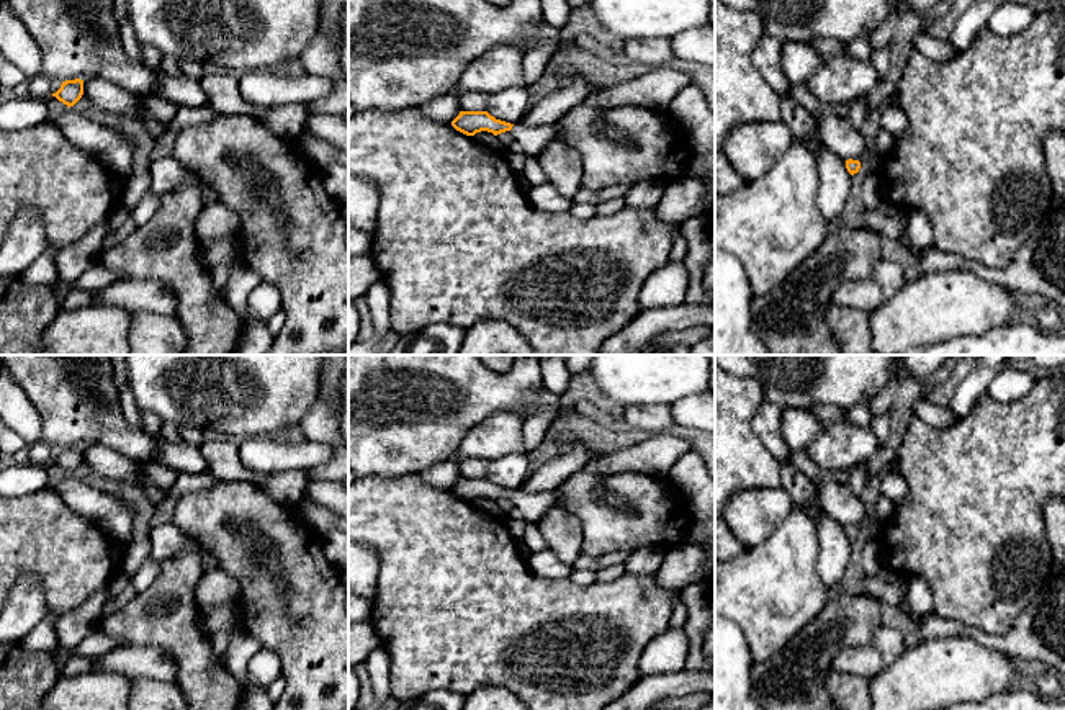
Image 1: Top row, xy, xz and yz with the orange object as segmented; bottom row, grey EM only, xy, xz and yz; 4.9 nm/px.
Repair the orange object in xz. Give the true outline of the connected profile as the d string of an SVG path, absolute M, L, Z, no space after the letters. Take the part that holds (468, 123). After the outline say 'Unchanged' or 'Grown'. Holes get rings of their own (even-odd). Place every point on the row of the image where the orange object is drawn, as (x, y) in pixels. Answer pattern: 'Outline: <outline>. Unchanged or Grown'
Outline: M460 111L460 115L452 121L452 126L466 136L474 136L481 131L497 136L509 131L514 136L514 141L520 144L525 157L535 157L548 142L556 139L559 129L558 121L537 128L525 128L519 123L510 124L496 119L488 111Z. Grown

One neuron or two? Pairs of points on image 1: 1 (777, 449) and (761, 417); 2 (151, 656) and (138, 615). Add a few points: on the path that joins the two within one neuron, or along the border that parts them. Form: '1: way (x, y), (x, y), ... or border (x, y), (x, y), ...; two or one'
1: way (772, 440), (768, 426); one
2: border (123, 645), (157, 645), (174, 661), (177, 671); two

